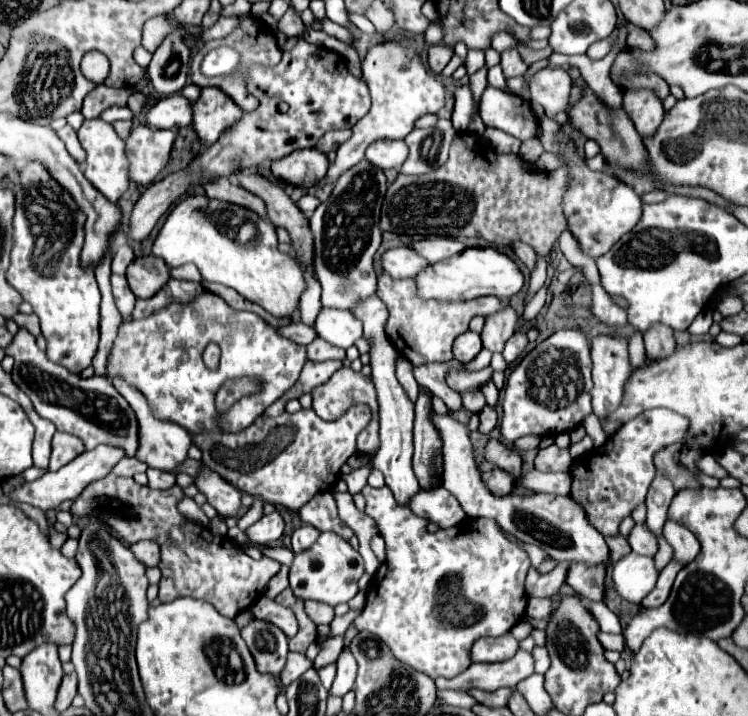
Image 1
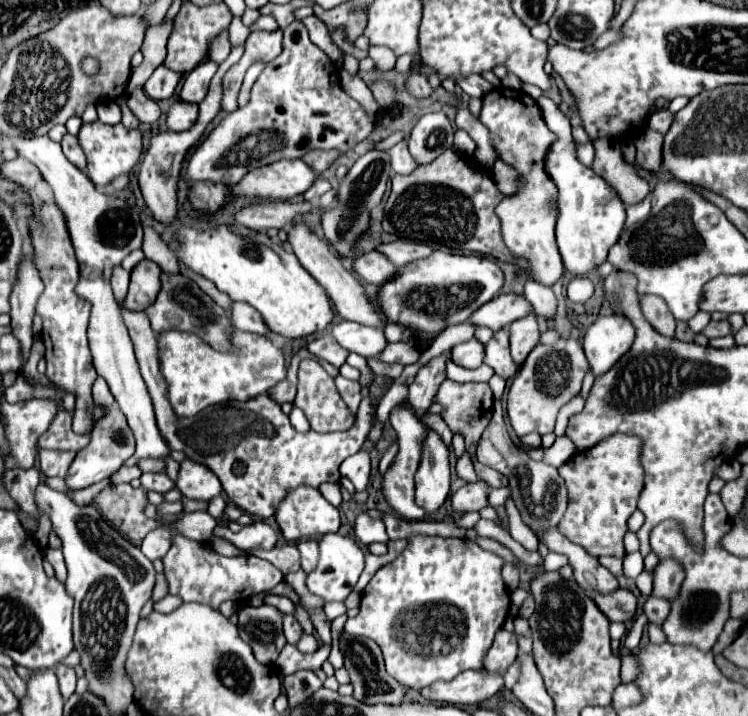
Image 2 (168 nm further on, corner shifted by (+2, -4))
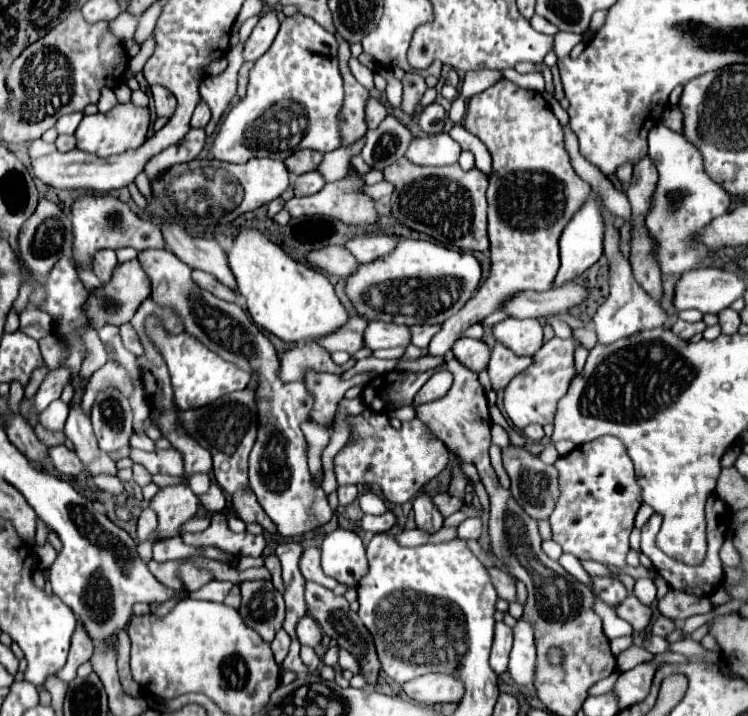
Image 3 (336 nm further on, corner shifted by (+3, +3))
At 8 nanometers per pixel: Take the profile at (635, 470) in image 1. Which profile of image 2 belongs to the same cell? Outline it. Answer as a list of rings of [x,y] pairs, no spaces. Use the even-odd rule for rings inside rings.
[[[612,435],[596,447],[578,451],[562,467],[560,475],[566,481],[570,505],[558,523],[560,533],[572,543],[584,547],[590,555],[610,555],[622,559],[626,555],[622,537],[628,531],[626,521],[636,511],[636,501],[642,491],[640,467],[642,441],[634,435]]]

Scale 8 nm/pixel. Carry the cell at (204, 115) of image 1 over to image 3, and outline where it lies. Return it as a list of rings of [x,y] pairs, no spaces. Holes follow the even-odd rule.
[[[267,14],[265,18],[261,18],[257,22],[257,26],[253,28],[249,40],[245,42],[245,48],[243,48],[243,60],[245,62],[253,62],[257,58],[261,58],[269,46],[273,44],[275,36],[277,36],[277,30],[279,30],[279,24],[277,24],[277,18],[275,14]]]

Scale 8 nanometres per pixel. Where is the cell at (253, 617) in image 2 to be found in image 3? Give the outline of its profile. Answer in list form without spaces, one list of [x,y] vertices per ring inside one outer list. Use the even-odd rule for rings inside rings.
[[[243,582],[241,596],[243,600],[239,614],[243,622],[253,628],[267,644],[271,644],[285,620],[283,596],[273,588],[271,582]]]

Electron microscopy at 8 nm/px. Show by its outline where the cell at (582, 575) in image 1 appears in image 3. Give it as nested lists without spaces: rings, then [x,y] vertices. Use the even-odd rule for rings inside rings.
[[[629,594],[621,604],[617,604],[615,612],[617,612],[619,618],[627,620],[633,626],[633,630],[637,630],[637,632],[643,630],[649,624],[649,620],[651,620],[651,608],[643,606],[637,600],[635,594]]]

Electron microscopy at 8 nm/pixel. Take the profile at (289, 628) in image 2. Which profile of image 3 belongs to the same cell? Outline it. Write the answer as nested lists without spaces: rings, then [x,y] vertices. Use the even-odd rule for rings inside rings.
[[[303,616],[303,618],[297,622],[295,632],[297,632],[299,642],[301,642],[301,644],[305,644],[305,646],[315,648],[317,644],[321,644],[323,632],[321,632],[321,628],[317,626],[317,622],[315,622],[311,616]]]

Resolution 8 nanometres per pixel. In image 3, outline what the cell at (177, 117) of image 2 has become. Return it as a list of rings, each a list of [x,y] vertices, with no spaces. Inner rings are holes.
[[[201,100],[193,112],[193,118],[191,118],[191,128],[205,128],[207,122],[211,118],[211,110],[207,106],[205,100]]]

